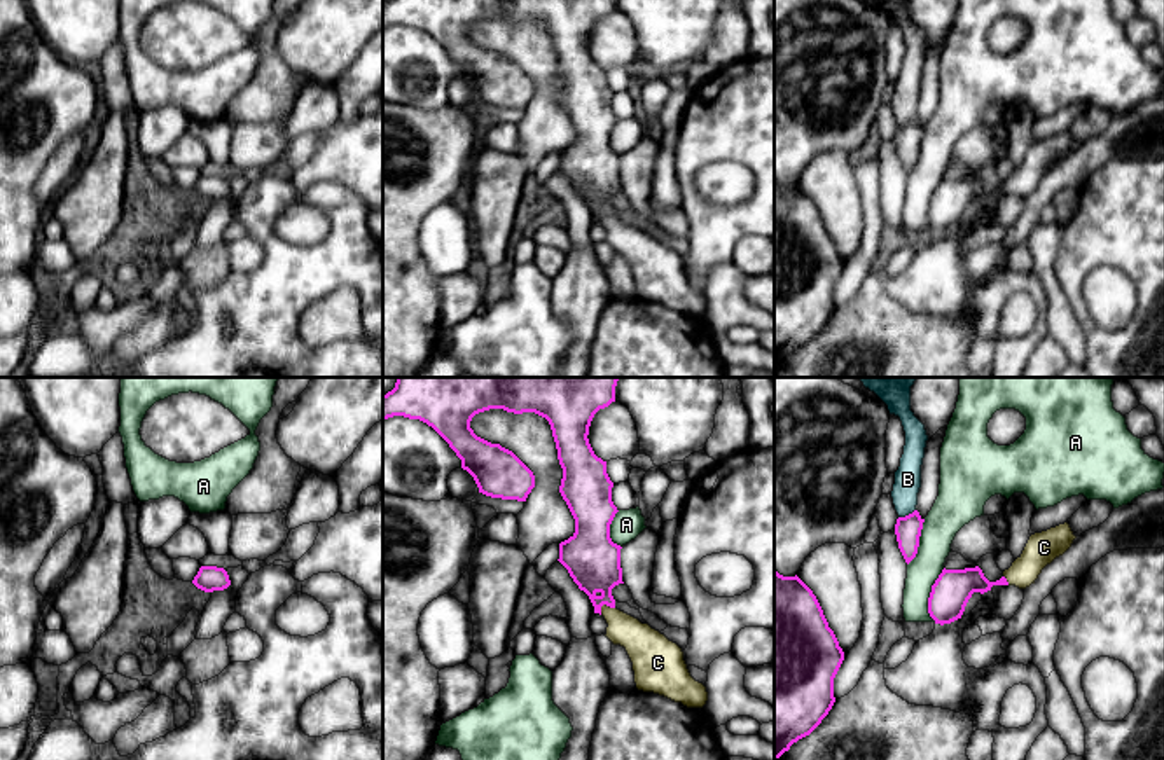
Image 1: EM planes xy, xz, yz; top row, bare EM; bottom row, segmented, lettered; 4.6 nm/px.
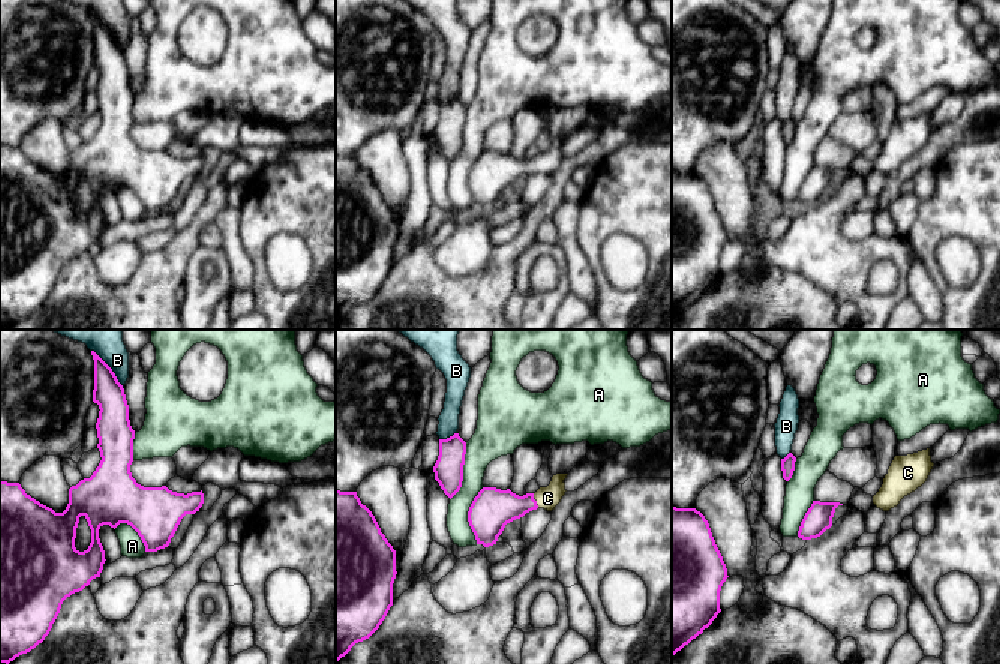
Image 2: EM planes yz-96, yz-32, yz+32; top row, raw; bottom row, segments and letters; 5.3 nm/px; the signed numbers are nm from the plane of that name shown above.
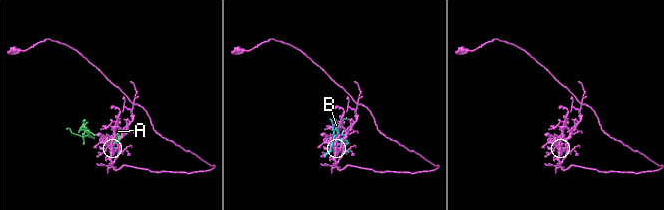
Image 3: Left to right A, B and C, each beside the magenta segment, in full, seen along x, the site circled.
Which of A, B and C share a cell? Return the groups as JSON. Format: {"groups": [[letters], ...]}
{"groups": [["A"], ["B"], ["C"]]}

